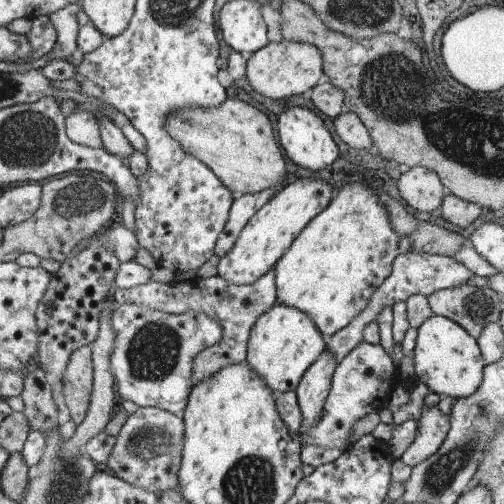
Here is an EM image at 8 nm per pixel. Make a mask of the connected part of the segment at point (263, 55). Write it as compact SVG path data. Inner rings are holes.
M282 40L269 42L266 46L247 60L246 76L250 86L270 100L284 100L290 96L298 96L306 90L314 89L322 76L323 54L319 47L306 42L294 42L294 40Z

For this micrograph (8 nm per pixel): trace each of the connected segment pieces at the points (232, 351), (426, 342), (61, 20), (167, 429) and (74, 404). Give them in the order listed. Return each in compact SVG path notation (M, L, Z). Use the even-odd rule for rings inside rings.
M275 270L269 271L263 278L250 285L232 285L219 275L211 278L197 278L188 282L162 284L154 281L130 288L114 288L112 300L120 305L132 304L144 309L155 309L164 313L203 314L218 319L224 327L223 340L218 345L205 349L195 358L194 385L212 379L226 366L238 365L247 361L247 346L255 323L271 310L278 300L278 288L275 286Z
M433 315L417 330L414 376L434 393L452 399L470 397L482 385L485 368L486 360L478 340L451 319Z
M81 3L65 6L56 13L49 15L50 22L56 28L57 43L51 50L51 60L66 60L74 54L77 48L77 40L79 31L78 14L82 10Z
M140 407L134 414L129 414L104 468L126 483L142 487L146 491L179 490L177 473L184 436L186 428L178 415L155 407Z
M92 346L77 349L65 371L62 384L66 406L77 425L82 423L89 408L93 390L94 360Z

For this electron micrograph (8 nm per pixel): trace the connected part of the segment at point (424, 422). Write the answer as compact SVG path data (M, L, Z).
M437 406L423 407L422 416L418 422L417 436L410 447L400 458L403 464L410 466L420 465L432 457L443 446L448 431L449 416L444 416Z

